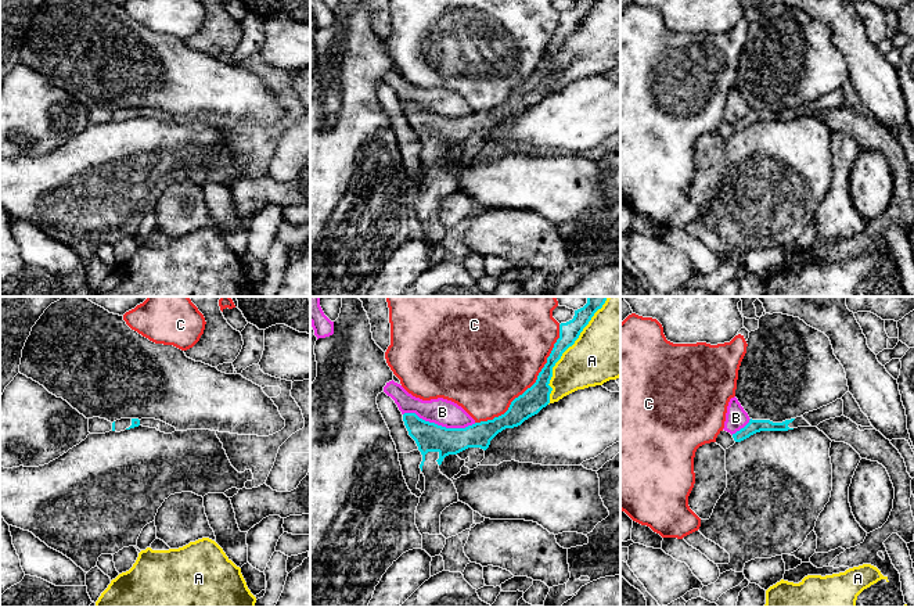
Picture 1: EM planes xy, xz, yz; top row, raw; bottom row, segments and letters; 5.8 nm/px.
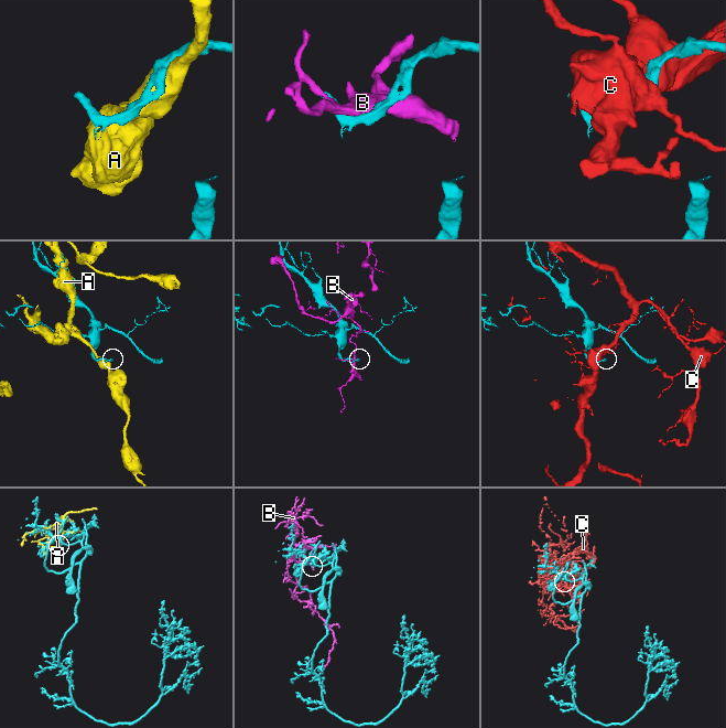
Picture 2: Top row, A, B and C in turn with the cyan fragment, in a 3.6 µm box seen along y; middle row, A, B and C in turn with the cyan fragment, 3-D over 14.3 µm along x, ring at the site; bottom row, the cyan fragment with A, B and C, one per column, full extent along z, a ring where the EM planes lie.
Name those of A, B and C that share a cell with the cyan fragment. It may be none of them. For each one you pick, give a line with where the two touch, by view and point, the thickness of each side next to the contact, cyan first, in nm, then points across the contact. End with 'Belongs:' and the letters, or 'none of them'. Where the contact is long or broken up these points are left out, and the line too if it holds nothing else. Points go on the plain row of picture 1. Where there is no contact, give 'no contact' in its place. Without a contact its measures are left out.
Belongs: none of them

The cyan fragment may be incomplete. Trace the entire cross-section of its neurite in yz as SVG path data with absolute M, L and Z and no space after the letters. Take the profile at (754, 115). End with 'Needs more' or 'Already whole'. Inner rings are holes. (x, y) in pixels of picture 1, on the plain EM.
M802 105L791 109L785 109L782 112L773 112L770 109L749 109L749 112L733 123L735 132L741 132L751 125L760 121L788 121L798 116L812 116Z. Needs more

